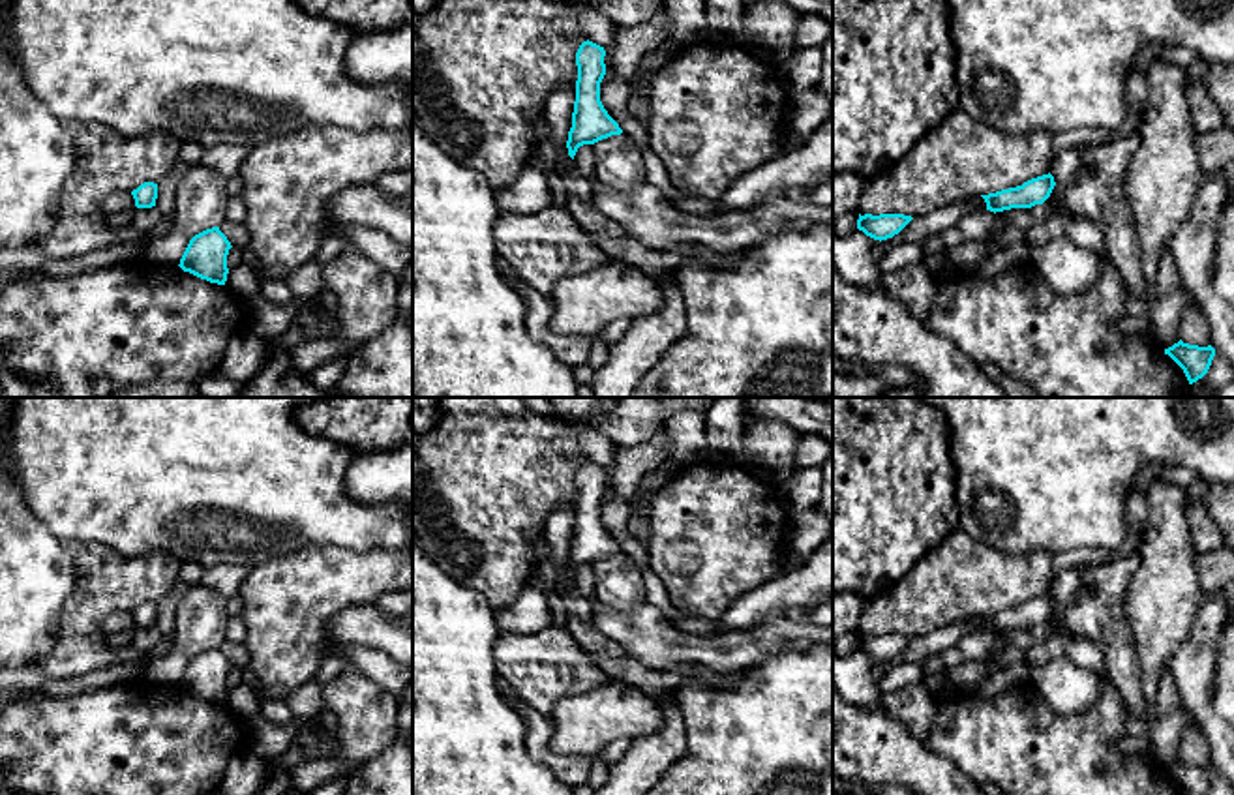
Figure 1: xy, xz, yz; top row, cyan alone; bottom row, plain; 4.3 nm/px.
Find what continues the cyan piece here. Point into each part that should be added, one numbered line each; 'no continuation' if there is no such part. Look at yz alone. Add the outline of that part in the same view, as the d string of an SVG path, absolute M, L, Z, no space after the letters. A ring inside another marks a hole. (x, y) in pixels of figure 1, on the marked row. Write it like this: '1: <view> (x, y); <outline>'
no continuation

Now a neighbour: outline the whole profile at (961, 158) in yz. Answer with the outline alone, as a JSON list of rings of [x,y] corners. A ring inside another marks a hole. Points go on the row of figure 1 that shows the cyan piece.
[[[955,109],[887,172],[865,184],[859,214],[921,218],[1048,174],[1054,158],[1054,133],[1046,129],[1003,133]]]

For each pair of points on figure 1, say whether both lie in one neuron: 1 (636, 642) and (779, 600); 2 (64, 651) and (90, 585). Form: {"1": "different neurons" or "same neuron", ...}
{"1": "different neurons", "2": "same neuron"}

